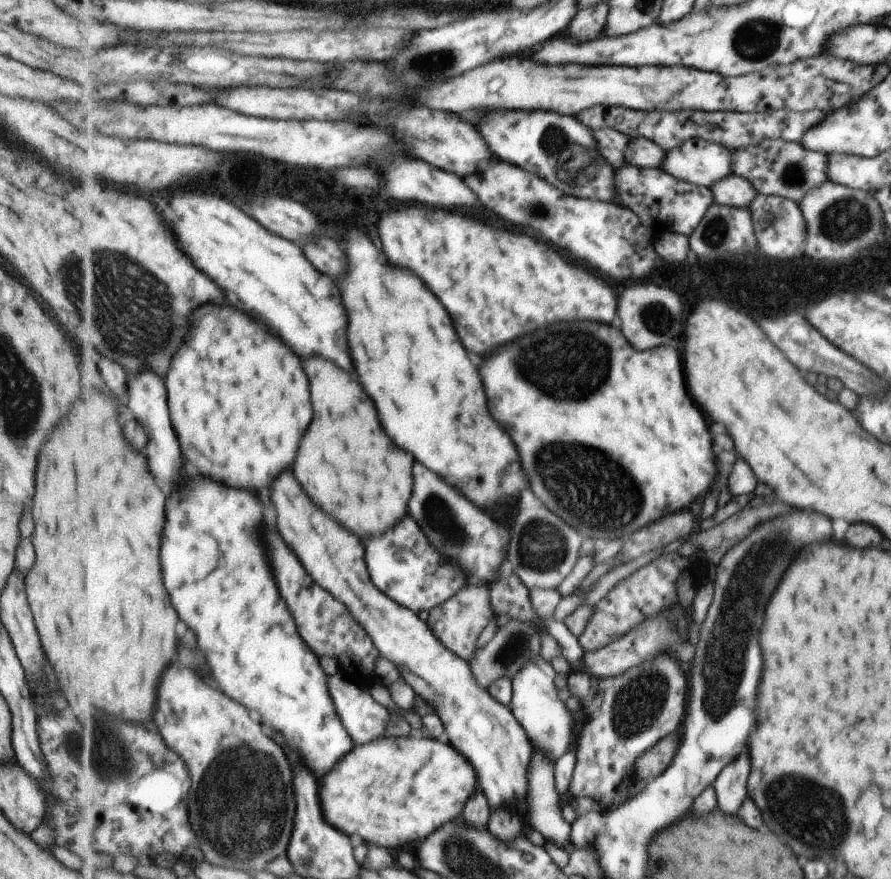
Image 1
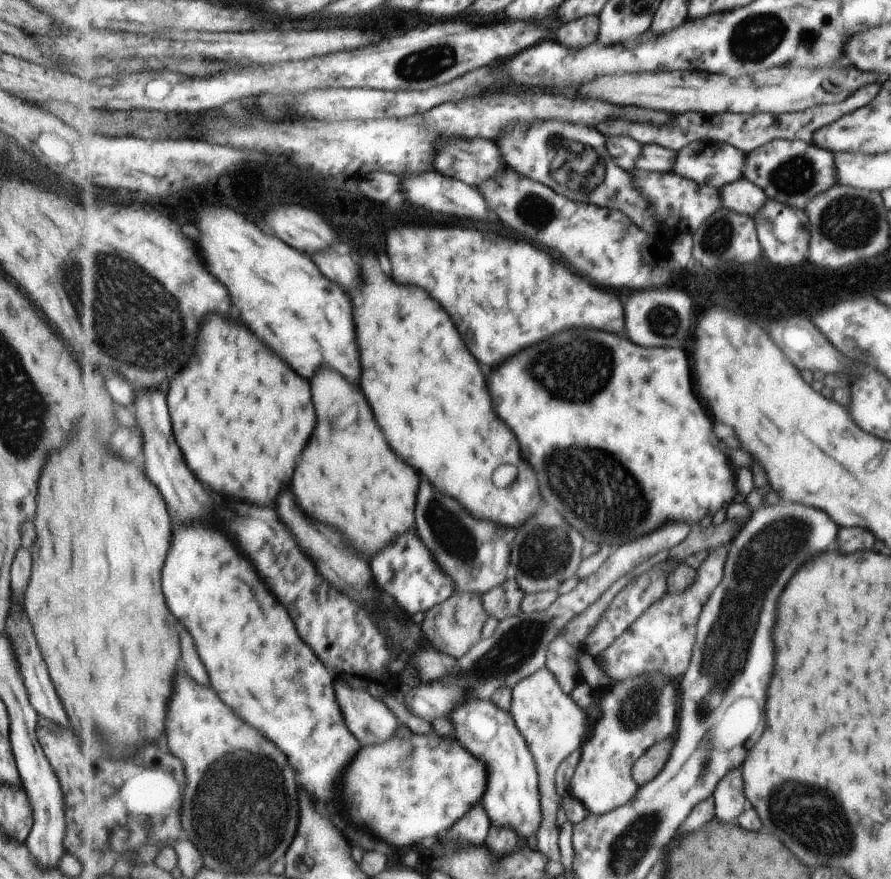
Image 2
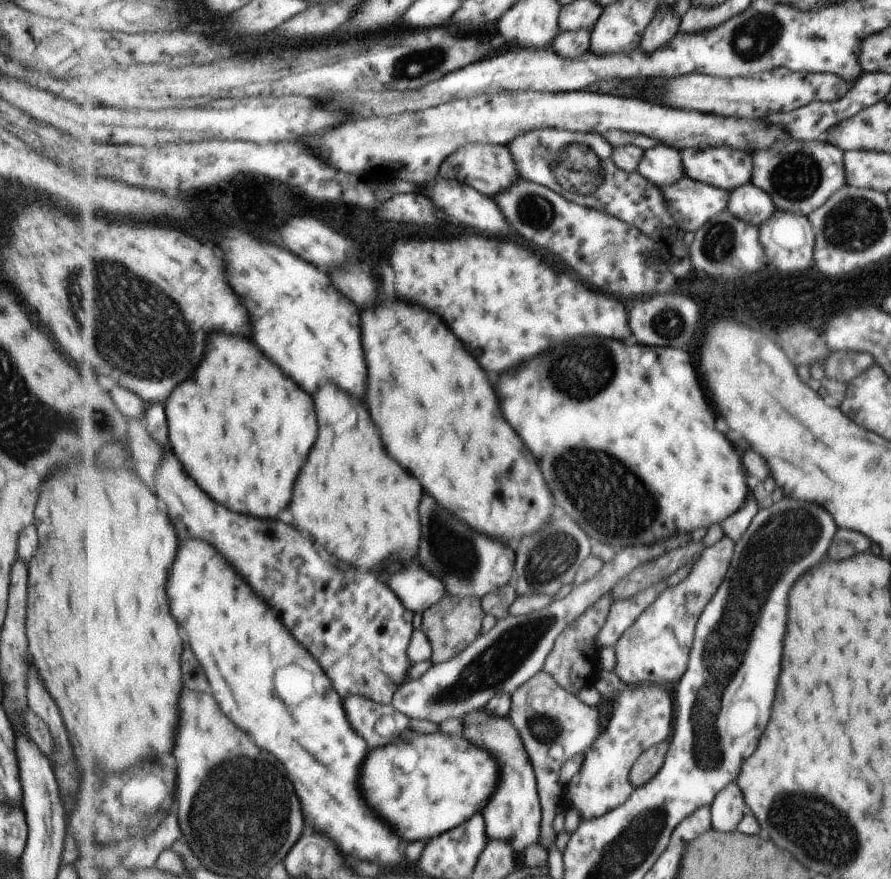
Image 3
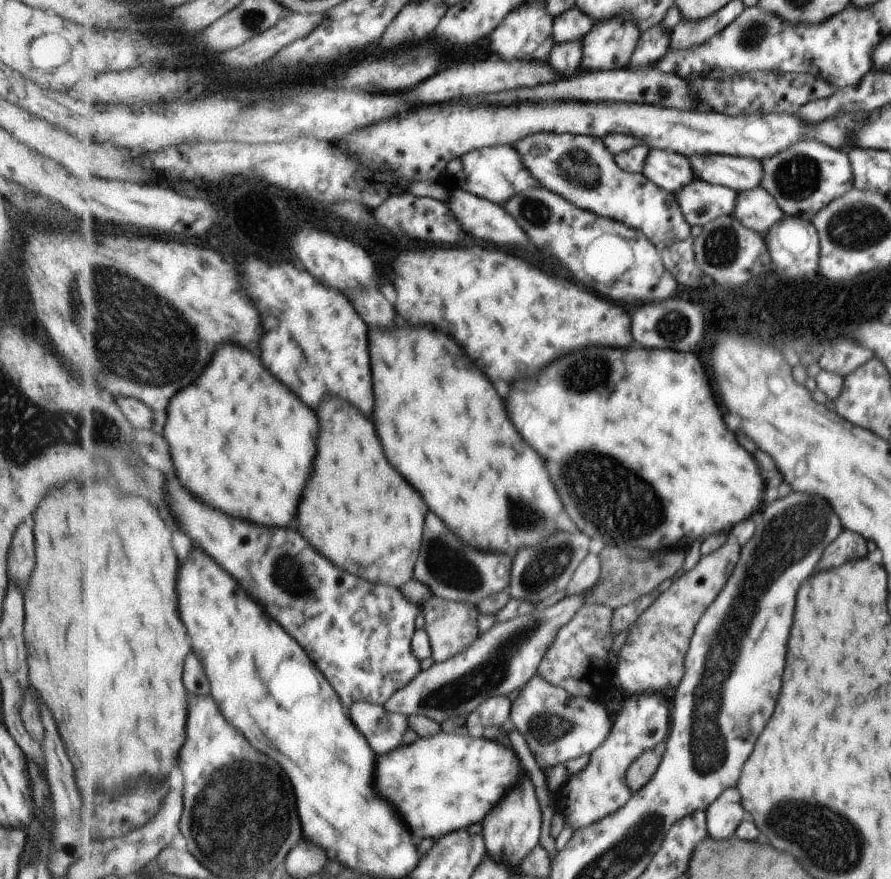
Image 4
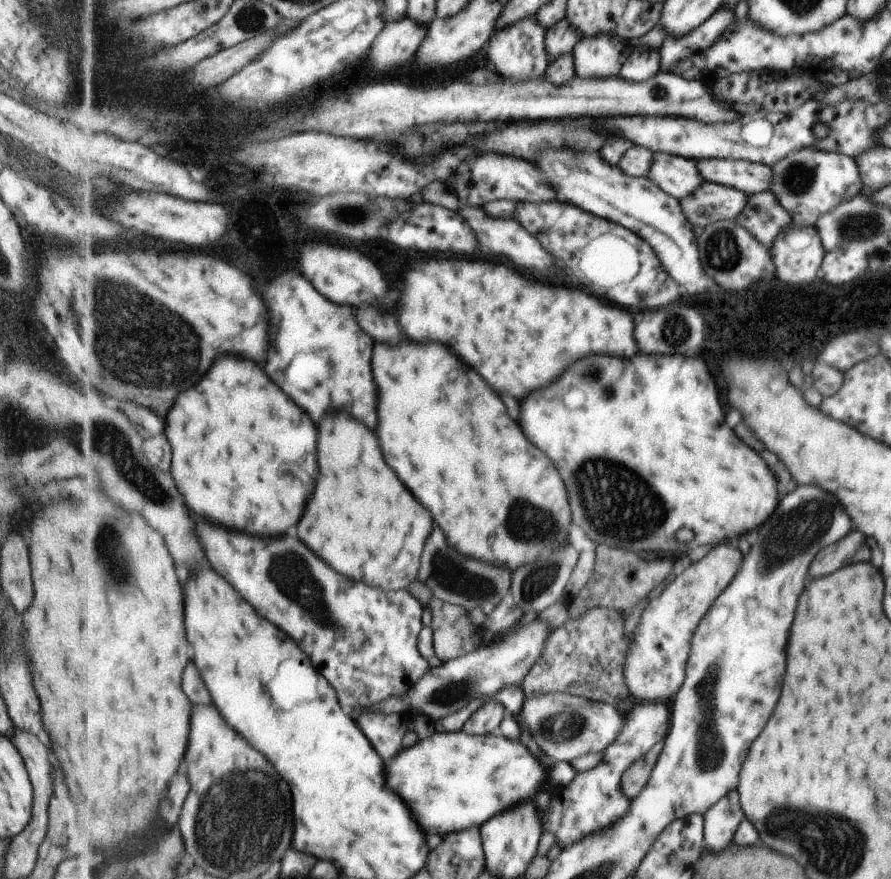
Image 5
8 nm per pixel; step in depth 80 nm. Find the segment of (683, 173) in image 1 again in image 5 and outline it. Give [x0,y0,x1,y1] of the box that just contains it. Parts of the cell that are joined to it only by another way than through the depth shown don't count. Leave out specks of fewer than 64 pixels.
[697,159,773,194]

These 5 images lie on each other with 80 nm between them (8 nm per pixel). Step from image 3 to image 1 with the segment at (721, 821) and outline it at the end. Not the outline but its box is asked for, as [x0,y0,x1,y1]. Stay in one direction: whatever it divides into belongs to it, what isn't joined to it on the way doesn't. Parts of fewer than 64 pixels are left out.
[714,749,750,815]

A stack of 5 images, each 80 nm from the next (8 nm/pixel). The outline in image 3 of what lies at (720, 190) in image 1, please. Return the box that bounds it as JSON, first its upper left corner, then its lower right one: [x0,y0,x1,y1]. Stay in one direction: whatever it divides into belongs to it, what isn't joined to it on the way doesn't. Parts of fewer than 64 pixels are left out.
[728,182,775,228]

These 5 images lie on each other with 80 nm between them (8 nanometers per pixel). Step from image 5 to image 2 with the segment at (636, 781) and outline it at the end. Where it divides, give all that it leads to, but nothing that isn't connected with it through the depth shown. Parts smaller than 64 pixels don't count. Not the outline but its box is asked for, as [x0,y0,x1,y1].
[633,737,675,786]

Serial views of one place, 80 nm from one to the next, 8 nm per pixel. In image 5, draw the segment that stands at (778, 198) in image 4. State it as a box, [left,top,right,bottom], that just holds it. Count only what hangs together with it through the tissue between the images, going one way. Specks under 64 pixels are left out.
[770,146,862,226]

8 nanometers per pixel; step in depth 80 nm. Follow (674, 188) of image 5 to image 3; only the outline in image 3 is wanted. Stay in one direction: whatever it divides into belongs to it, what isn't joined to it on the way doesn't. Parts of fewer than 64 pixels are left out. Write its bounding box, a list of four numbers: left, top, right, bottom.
[639,144,686,186]

